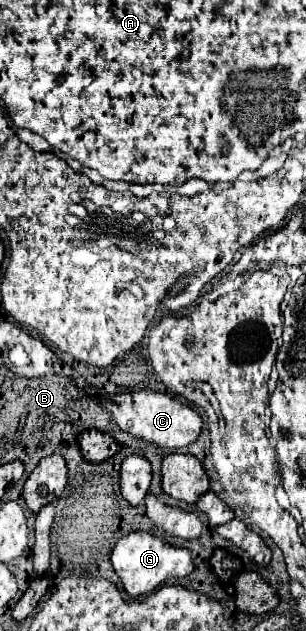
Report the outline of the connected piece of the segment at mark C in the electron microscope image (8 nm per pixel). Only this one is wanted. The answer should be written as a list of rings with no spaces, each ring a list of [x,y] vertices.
[[[138,390],[138,392],[126,392],[126,394],[116,394],[110,400],[108,406],[114,422],[122,432],[128,432],[136,438],[142,438],[158,448],[184,448],[190,446],[202,428],[202,418],[198,412],[188,408],[176,398],[170,398],[166,394],[154,392],[154,390]]]

